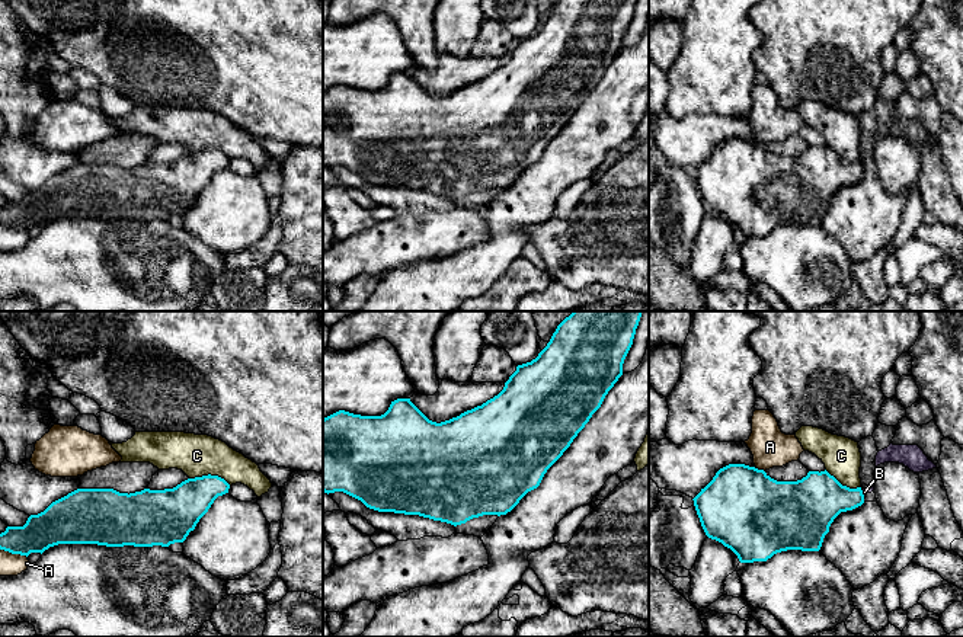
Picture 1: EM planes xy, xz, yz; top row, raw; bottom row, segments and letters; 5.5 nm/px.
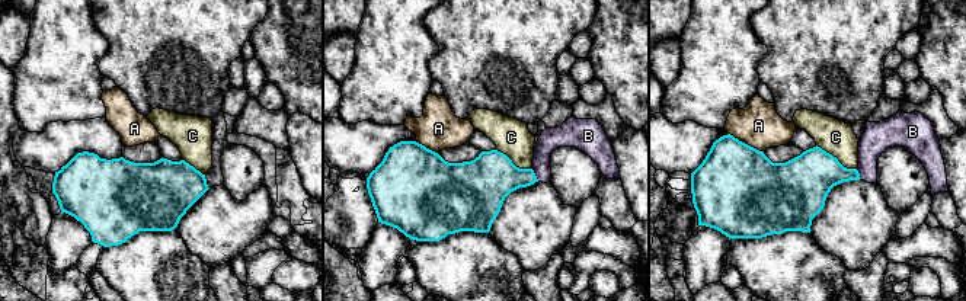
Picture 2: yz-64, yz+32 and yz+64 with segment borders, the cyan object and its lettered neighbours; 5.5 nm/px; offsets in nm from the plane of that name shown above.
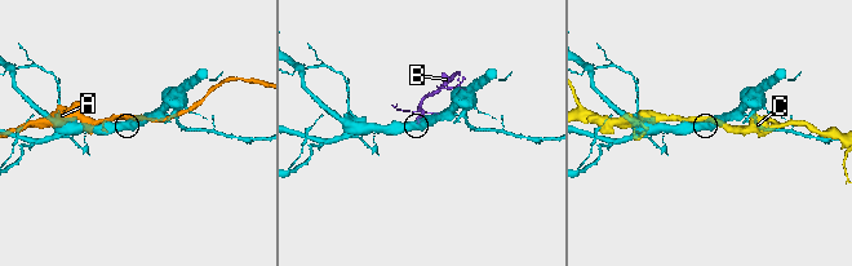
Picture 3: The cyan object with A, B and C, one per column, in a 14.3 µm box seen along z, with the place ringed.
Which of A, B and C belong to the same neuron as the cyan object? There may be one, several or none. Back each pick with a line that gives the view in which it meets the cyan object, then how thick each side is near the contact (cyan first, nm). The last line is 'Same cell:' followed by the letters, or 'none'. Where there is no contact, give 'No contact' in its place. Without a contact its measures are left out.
B: Touches cyan in yz. Thickness 280 nm (cyan) against 30 nm
Same cell: B

